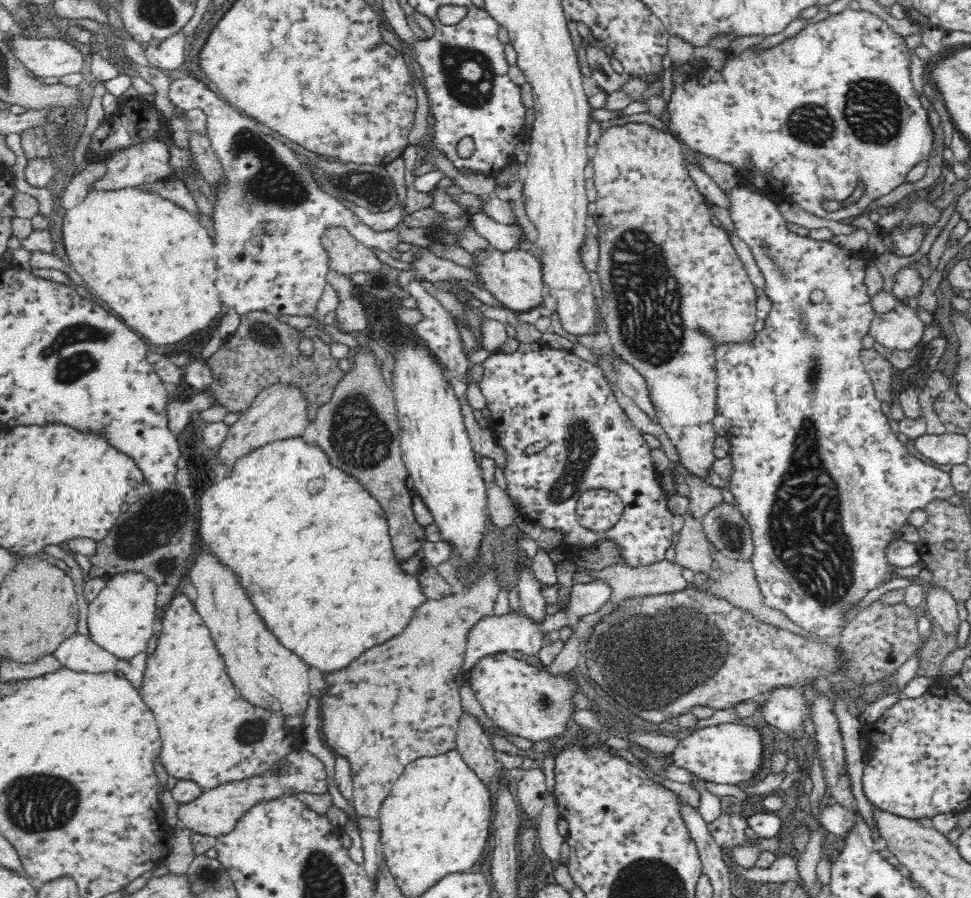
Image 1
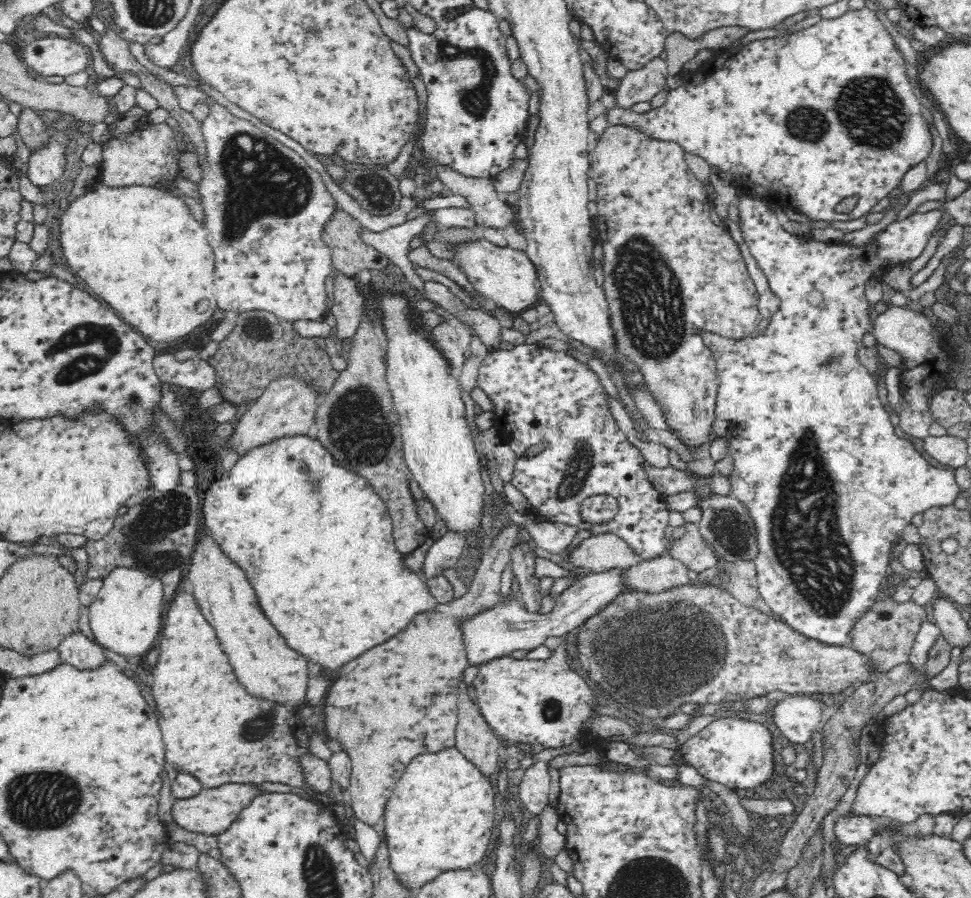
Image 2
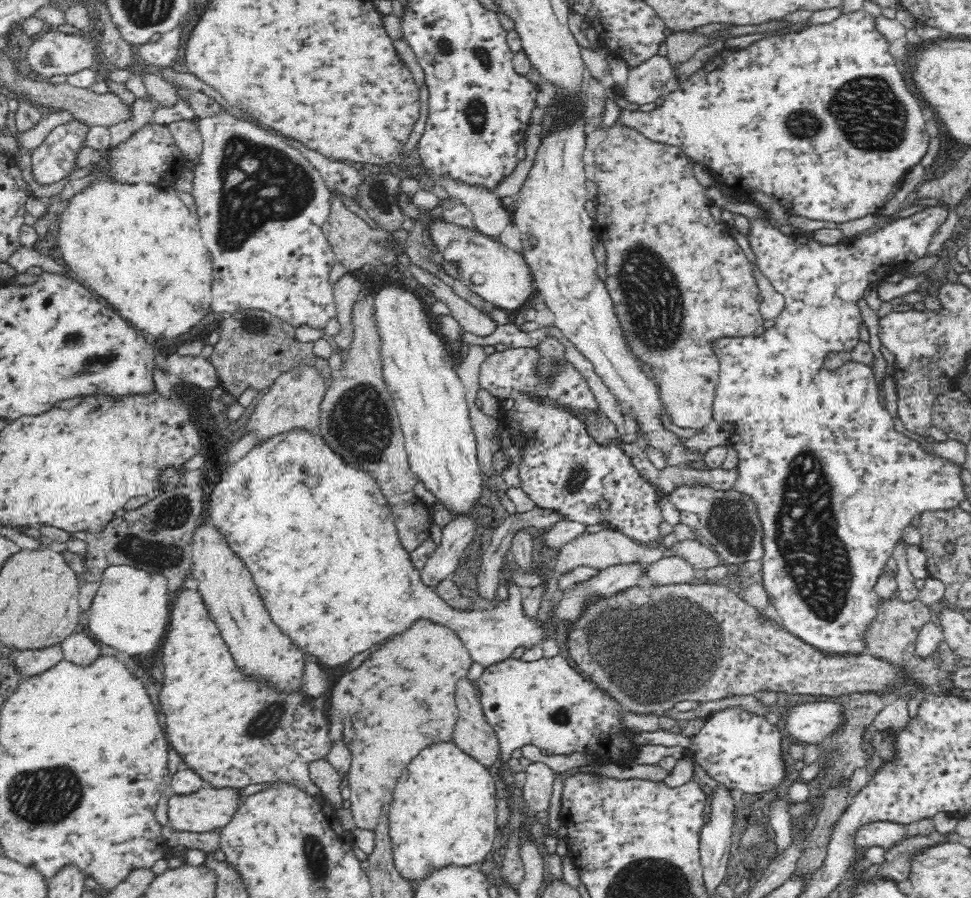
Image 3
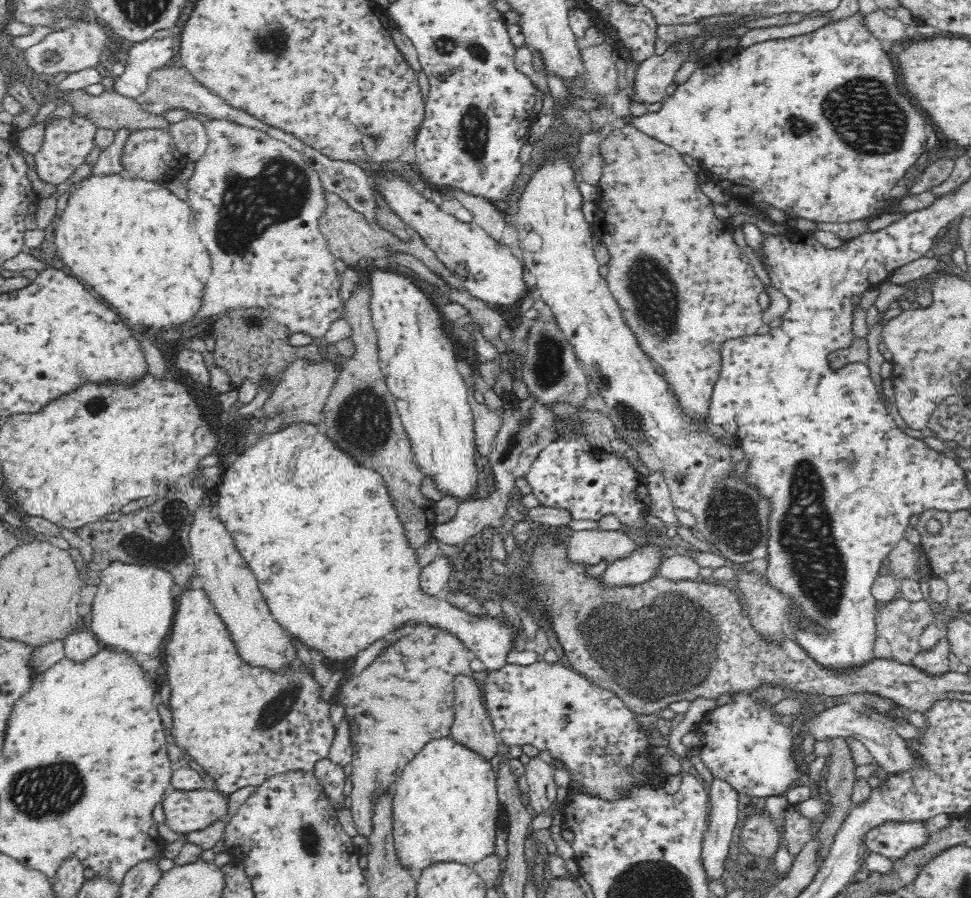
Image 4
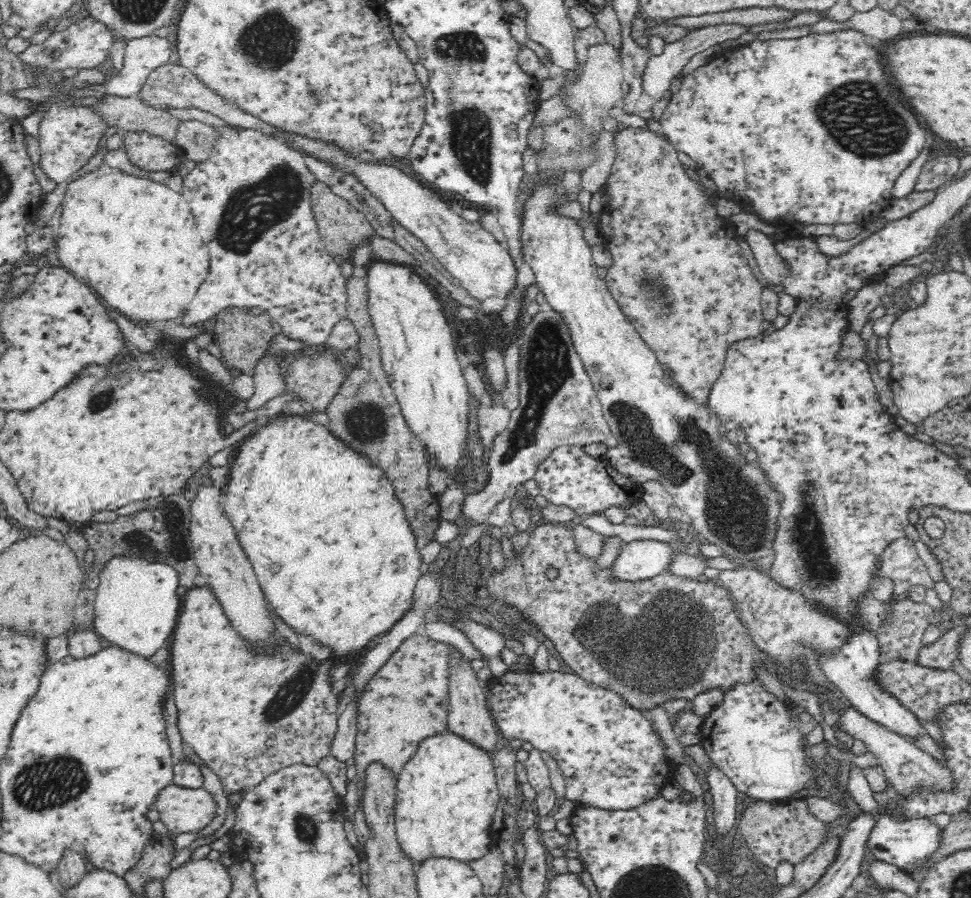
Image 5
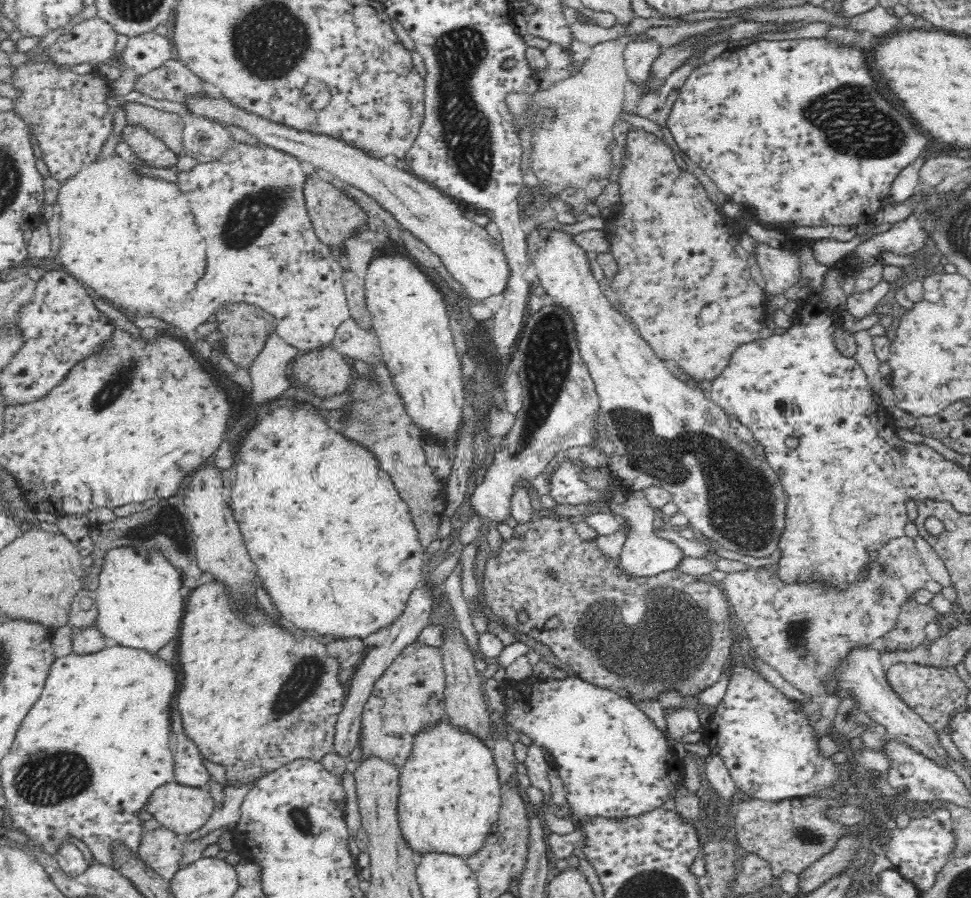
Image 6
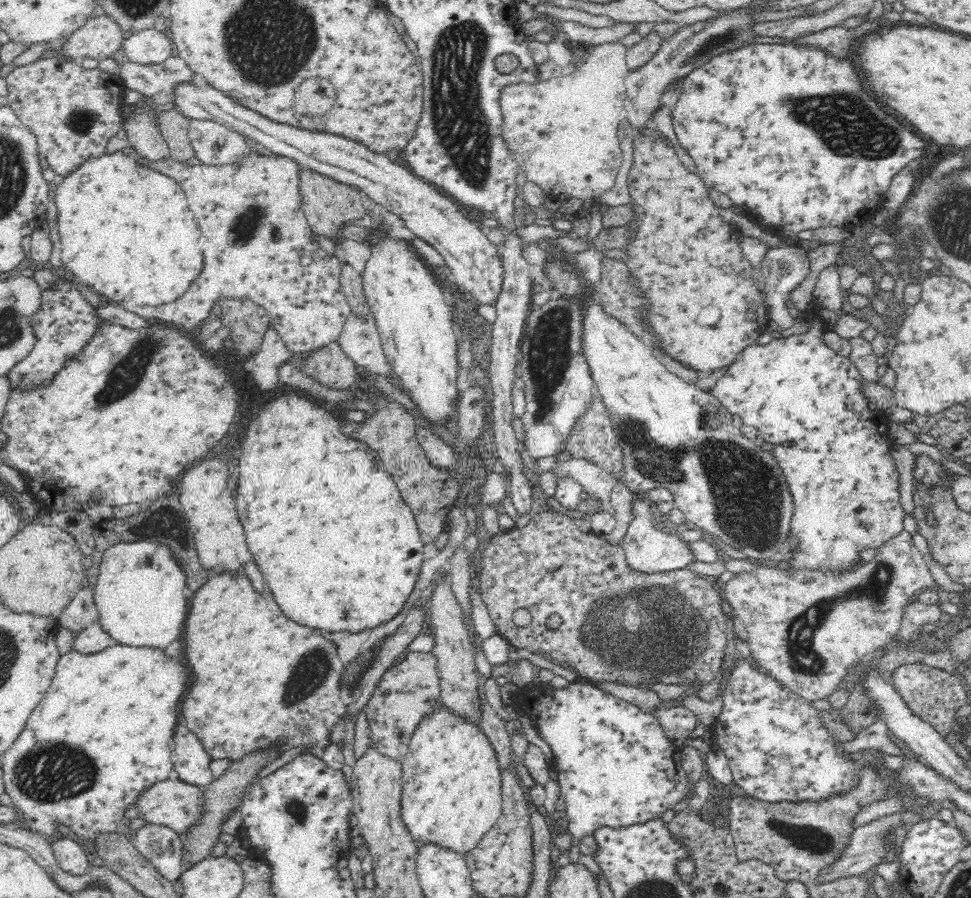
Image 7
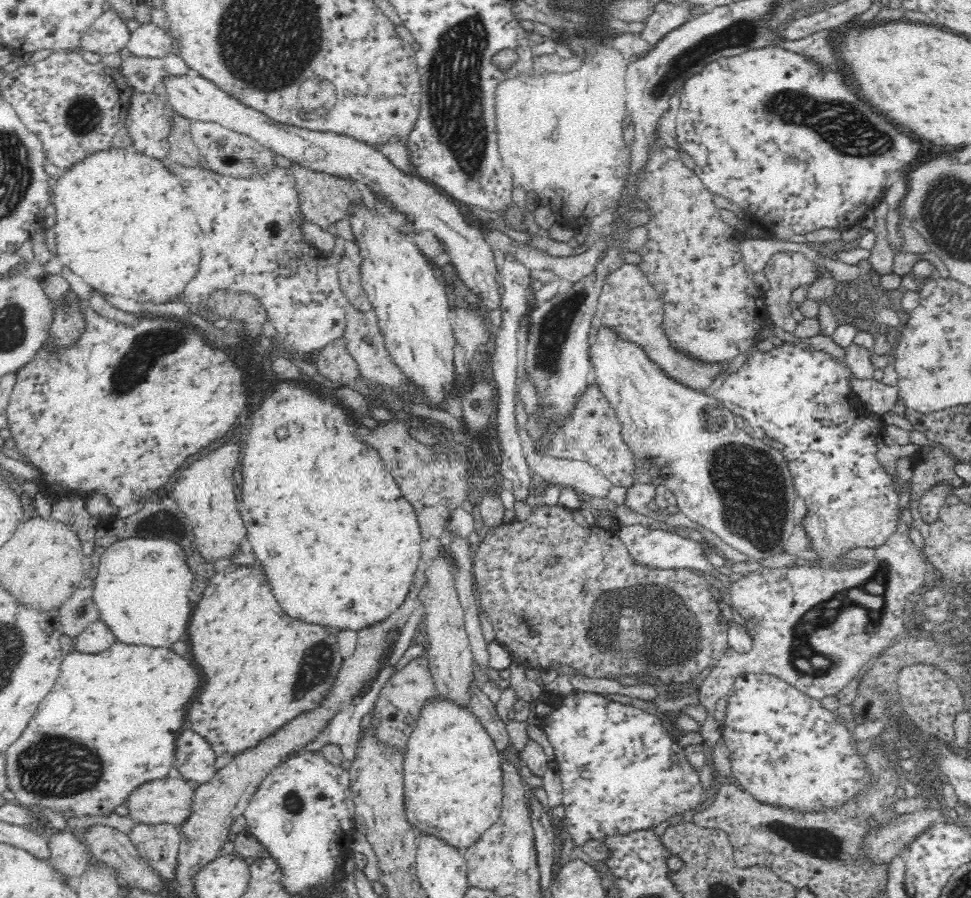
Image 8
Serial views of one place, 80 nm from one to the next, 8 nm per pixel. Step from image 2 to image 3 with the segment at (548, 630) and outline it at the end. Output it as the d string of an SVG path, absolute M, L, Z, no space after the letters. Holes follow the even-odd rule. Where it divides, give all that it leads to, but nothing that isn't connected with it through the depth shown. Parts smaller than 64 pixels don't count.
M296 427L257 442L246 456L232 466L226 466L220 474L220 482L214 486L208 510L232 550L236 550L254 574L254 582L262 592L272 620L298 646L329 666L347 663L354 654L368 650L388 634L400 634L400 630L410 628L416 621L430 621L453 630L470 651L473 662L484 667L499 665L511 658L515 648L534 646L555 634L559 622L577 619L590 599L607 597L640 584L648 566L646 562L629 562L599 570L596 576L564 591L548 622L540 622L524 613L523 598L514 581L508 581L508 598L499 601L492 609L465 611L454 608L421 581L421 571L412 564L410 551L403 547L392 507L382 493L378 479L370 471L350 468L322 434L314 434L306 427ZM312 478L316 478L316 484L310 482Z

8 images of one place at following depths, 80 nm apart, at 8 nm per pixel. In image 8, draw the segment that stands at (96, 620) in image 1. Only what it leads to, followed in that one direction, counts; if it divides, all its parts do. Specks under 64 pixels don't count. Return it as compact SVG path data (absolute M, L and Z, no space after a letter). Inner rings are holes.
M124 538L117 540L100 557L100 566L94 584L93 597L100 618L112 629L118 641L153 647L170 648L174 642L182 638L188 628L192 616L193 604L190 604L190 594L195 574L186 562L186 554L176 540L170 538Z

